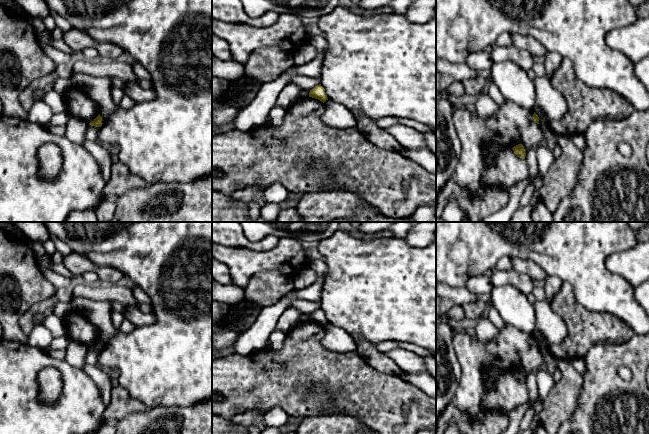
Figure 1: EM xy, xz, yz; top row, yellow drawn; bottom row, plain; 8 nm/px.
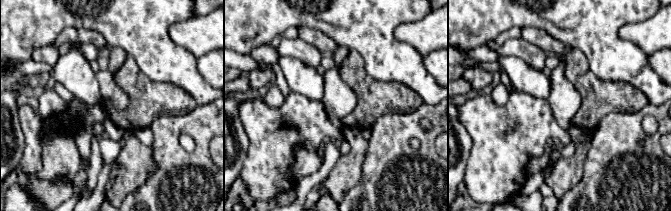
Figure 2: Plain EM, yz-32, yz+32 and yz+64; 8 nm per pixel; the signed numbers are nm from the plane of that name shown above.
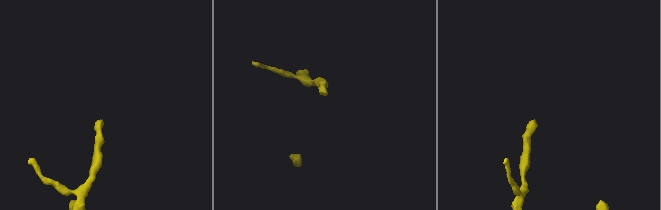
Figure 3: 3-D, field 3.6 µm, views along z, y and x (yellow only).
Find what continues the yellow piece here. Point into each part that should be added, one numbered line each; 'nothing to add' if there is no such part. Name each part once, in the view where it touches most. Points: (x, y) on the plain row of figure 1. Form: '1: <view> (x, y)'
nothing to add

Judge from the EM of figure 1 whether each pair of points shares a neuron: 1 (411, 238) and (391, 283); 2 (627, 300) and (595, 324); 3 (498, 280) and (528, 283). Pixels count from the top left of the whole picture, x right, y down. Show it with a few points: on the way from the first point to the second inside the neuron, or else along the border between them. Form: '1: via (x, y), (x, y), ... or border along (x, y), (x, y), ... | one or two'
1: border along (403, 239), (413, 246), (425, 246) | two
2: border along (587, 309), (614, 314), (629, 327) | two
3: via (505, 279), (521, 281) | one

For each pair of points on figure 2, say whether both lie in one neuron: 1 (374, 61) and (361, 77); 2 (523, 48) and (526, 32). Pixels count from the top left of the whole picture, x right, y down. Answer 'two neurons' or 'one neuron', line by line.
1: two neurons
2: two neurons

